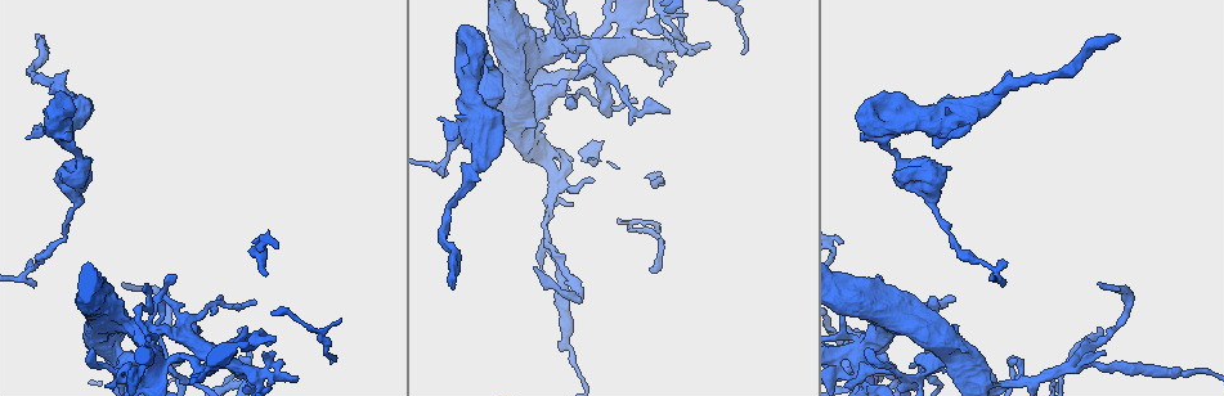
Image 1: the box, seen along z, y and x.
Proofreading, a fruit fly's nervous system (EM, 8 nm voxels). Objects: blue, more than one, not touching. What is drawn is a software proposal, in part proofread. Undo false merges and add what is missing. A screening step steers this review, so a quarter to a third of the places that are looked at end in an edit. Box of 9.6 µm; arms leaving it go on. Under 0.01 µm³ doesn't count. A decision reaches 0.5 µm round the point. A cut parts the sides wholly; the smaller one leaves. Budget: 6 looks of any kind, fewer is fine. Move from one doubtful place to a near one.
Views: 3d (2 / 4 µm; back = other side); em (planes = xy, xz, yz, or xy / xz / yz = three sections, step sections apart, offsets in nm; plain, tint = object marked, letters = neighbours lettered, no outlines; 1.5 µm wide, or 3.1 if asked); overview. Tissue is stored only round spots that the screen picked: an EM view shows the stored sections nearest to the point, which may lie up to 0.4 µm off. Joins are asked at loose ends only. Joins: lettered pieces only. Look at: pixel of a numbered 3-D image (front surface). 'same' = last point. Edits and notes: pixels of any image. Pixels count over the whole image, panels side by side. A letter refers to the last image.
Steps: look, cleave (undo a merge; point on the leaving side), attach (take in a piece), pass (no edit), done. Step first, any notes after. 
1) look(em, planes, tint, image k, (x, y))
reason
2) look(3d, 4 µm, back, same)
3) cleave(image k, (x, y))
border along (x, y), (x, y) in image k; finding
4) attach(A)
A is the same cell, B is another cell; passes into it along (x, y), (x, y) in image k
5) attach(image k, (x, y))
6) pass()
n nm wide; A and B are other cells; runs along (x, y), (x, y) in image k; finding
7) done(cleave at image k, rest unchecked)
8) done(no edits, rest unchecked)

look(em, planes, letters, image 1, (25, 273))
sharp bend

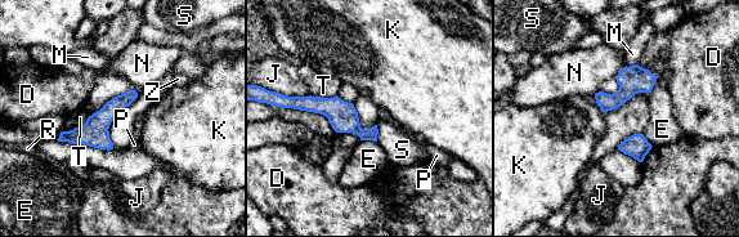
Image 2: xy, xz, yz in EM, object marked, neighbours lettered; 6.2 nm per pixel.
pass()
D, E, J, K, M, N, P, R, S, T and Z are other cells; continuous, no second neuron

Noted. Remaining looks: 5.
look(em, planes, letters, image 1, (562, 96))
free end

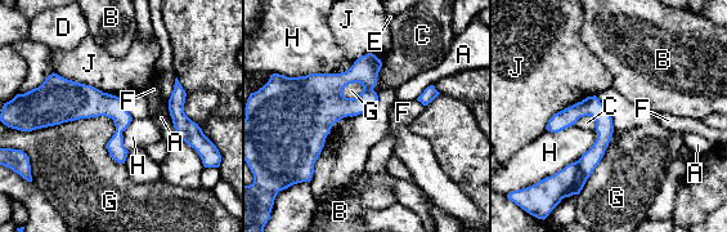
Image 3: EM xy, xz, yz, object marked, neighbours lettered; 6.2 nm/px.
pass()
G touches over 600 nm; A, B, C, D, E, F, G, H and J are other cells; runs along (593, 99), (602, 142), (574, 181) in image 3; no lettered piece goes on from it

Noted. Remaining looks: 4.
look(3d, 2 µm, image 1, (452, 290))
an open end

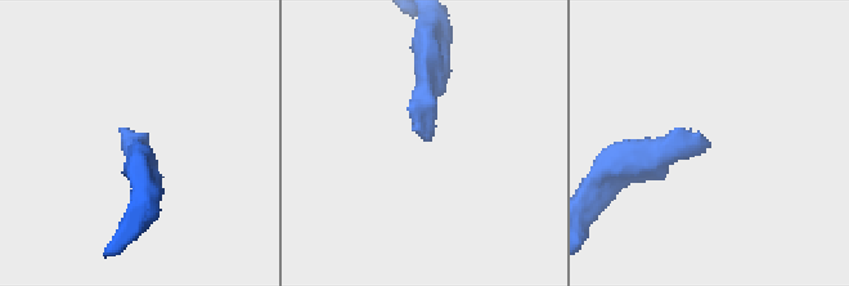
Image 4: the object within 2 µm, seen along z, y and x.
look(em, planes, plain, image 4, (708, 140))

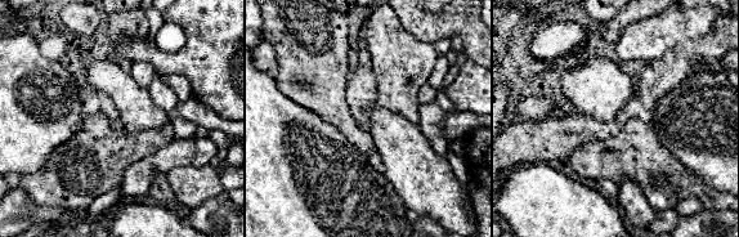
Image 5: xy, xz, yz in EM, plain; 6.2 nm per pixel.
look(em, planes, letters, same)
see the neighbours

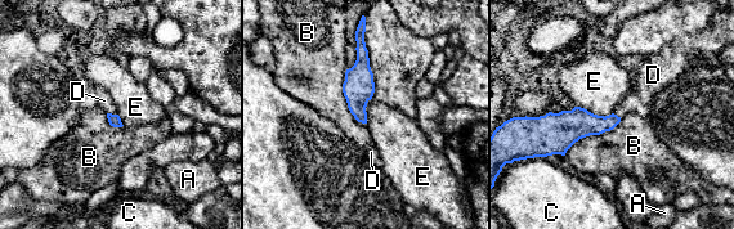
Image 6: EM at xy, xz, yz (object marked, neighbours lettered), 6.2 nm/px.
attach(D)
D is the same cell, A, B, C and E are other cells; passes into it along (113, 120), (111, 113), (104, 100) in image 6; the neuron continues

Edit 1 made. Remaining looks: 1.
done(attach at image 6, rest unchecked)

